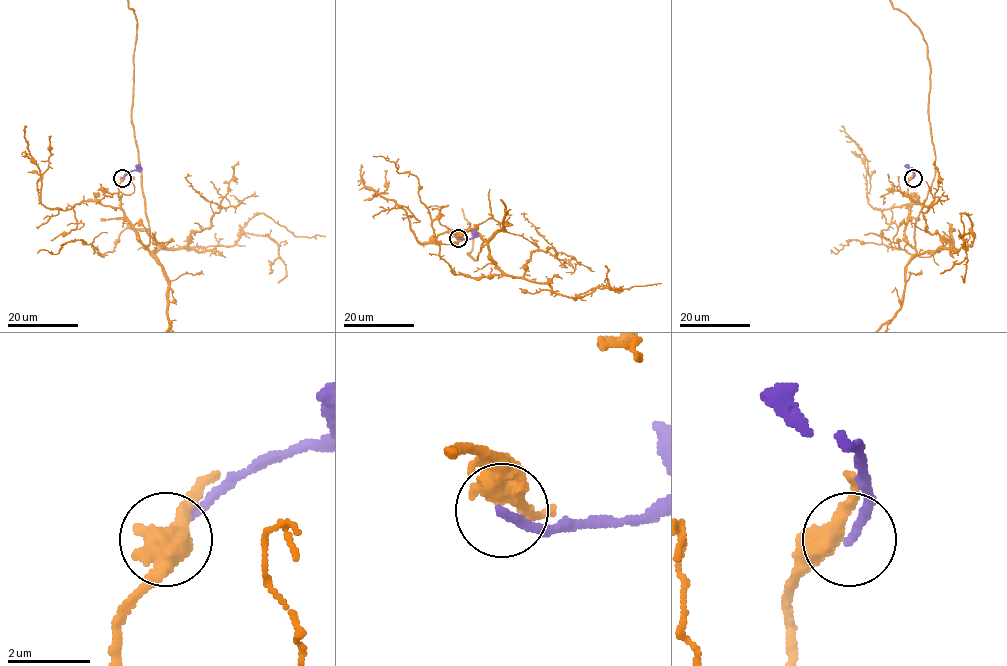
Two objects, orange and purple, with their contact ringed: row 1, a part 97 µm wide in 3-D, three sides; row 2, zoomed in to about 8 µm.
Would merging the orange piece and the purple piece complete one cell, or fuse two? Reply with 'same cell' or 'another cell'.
another cell

